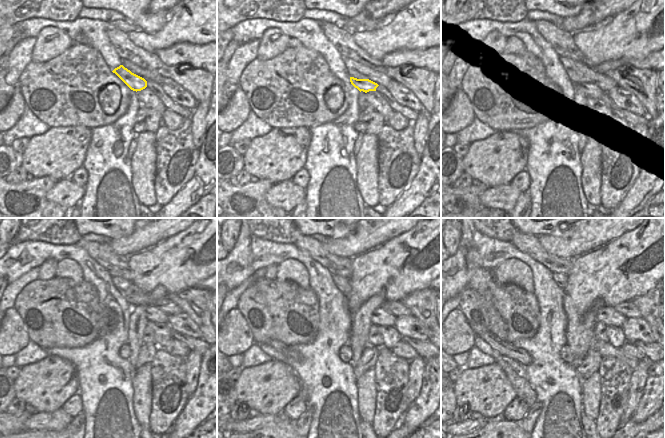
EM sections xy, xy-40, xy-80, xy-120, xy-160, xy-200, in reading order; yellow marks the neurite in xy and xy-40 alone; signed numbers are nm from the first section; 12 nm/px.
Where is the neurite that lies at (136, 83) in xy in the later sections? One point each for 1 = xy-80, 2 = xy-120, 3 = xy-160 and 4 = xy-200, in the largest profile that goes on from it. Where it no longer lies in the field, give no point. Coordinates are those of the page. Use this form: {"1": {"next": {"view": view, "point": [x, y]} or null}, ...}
{"1": {"next": {"view": "xy-80", "point": [595, 89]}}, "2": {"next": {"view": "xy-120", "point": [153, 314]}}, "3": {"next": {"view": "xy-160", "point": [381, 317]}}, "4": {"next": {"view": "xy-200", "point": [609, 316]}}}

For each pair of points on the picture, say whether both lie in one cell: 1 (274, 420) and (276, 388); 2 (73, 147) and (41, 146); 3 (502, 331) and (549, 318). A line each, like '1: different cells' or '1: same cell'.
1: different cells
2: same cell
3: different cells

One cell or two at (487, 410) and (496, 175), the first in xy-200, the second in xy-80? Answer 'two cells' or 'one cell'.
one cell

